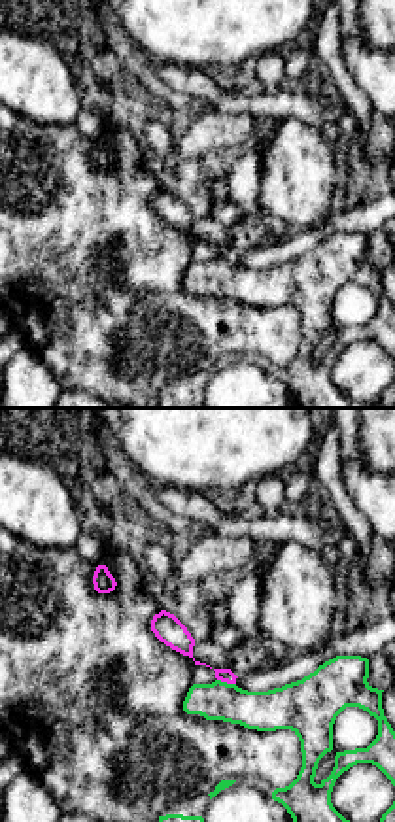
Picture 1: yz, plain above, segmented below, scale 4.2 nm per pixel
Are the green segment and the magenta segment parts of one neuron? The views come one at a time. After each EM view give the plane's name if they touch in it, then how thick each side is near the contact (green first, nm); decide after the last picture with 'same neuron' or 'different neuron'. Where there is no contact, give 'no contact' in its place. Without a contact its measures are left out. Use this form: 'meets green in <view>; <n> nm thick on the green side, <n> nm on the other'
meets green in yz; 180 nm thick on the green side, 60 nm on the other

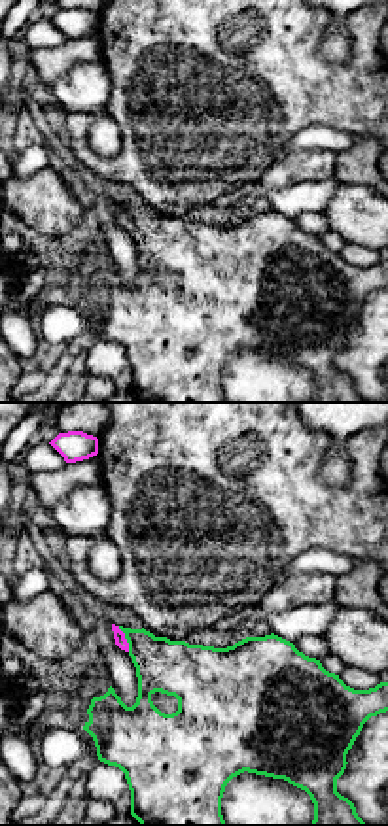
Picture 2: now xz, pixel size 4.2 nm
meets green in xz; 240 nm thick on the green side, 50 nm on the other

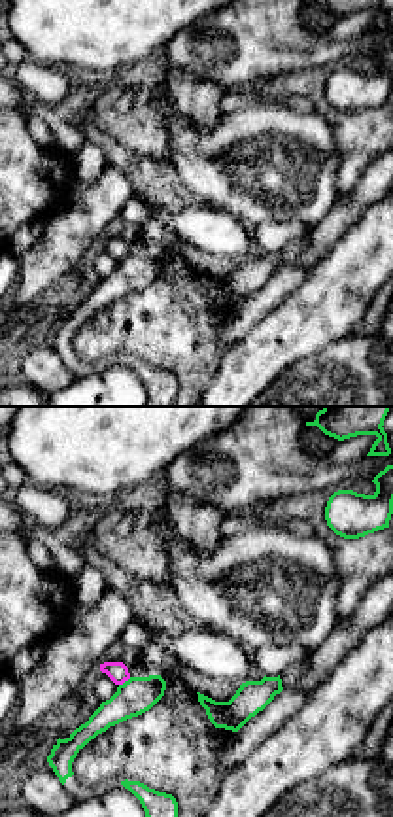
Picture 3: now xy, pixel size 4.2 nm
meets green in xy; 160 nm thick on the green side, 90 nm on the other

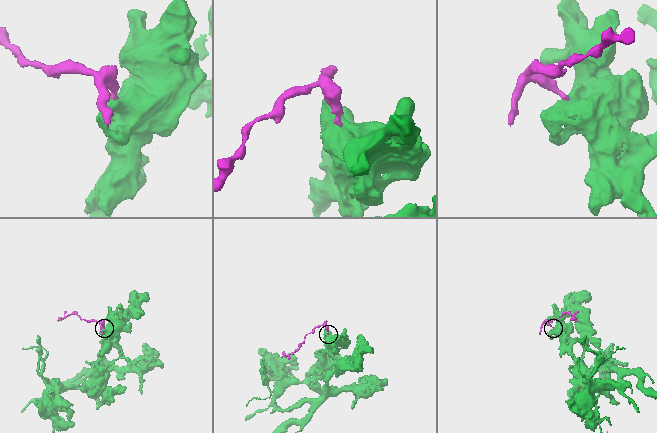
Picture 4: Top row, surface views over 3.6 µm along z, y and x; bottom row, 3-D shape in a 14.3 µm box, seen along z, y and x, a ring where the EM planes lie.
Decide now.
different neuron

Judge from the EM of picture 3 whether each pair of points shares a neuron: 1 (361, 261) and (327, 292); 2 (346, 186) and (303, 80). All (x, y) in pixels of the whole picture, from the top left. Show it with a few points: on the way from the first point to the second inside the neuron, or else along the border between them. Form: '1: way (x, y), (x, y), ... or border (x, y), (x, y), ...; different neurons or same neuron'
1: way (354, 269), (335, 288); same neuron
2: way (348, 159), (348, 133), (322, 106); same neuron

